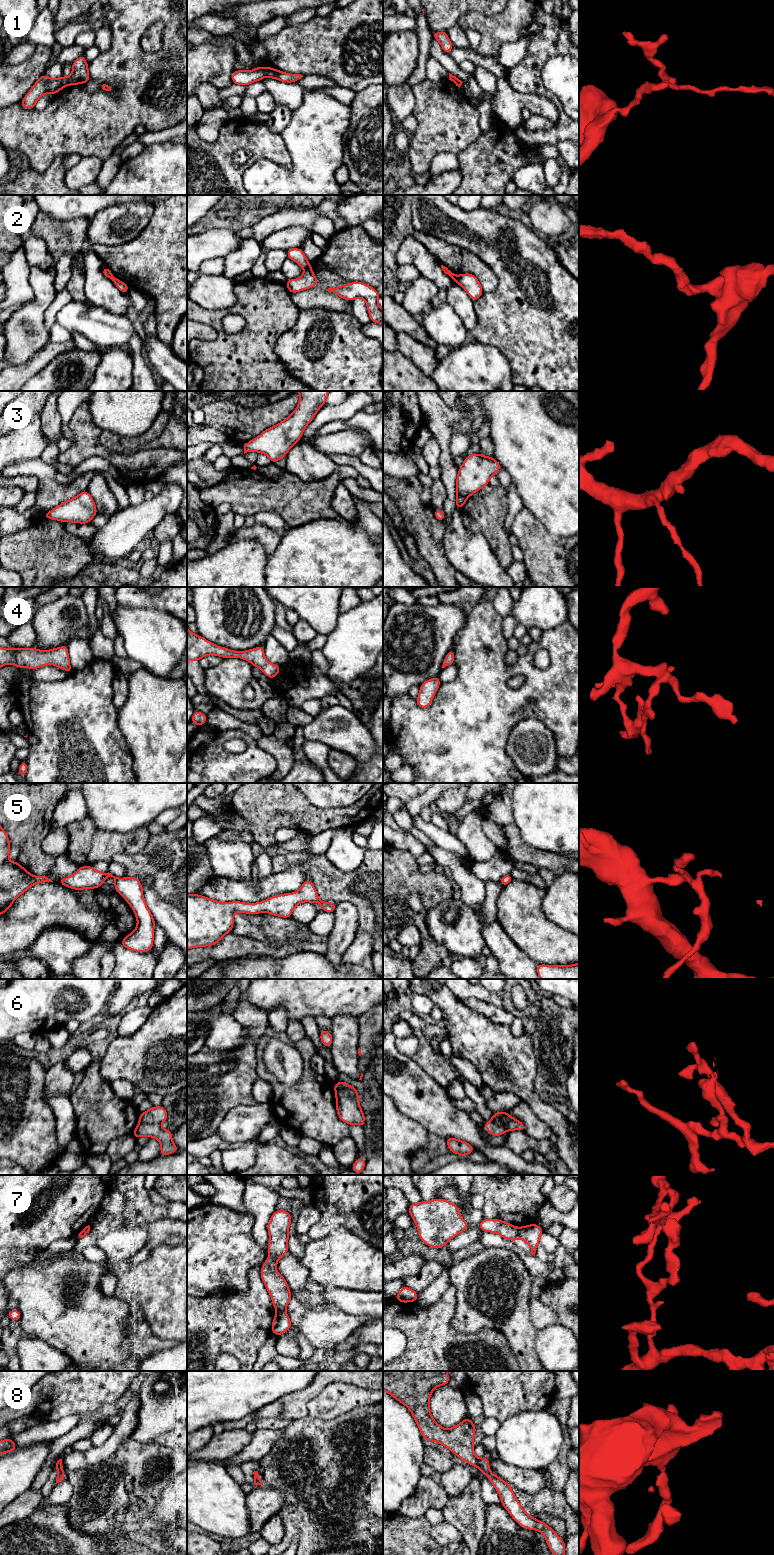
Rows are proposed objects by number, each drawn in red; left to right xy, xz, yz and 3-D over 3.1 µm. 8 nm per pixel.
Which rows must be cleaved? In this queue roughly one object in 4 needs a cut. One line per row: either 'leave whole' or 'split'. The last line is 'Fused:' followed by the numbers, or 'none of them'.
1: split
2: split
3: leave whole
4: leave whole
5: leave whole
6: split
7: split
8: leave whole
Fused: 1, 2, 6, 7

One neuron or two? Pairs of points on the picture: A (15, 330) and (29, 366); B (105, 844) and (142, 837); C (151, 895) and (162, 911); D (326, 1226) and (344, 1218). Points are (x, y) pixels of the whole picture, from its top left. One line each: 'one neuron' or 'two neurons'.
A: two neurons
B: one neuron
C: one neuron
D: one neuron

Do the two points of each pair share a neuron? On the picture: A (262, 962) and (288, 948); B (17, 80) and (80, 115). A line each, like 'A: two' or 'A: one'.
A: two
B: two

